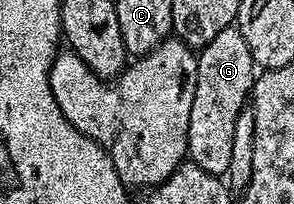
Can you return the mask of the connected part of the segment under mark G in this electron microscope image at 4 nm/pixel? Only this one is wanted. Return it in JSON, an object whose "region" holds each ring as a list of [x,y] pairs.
{"region":[[[236,27],[219,31],[207,47],[197,53],[197,82],[195,99],[191,103],[189,124],[188,160],[203,171],[225,175],[231,158],[232,140],[235,134],[235,119],[246,108],[255,80],[253,56],[247,47],[247,39]]]}

